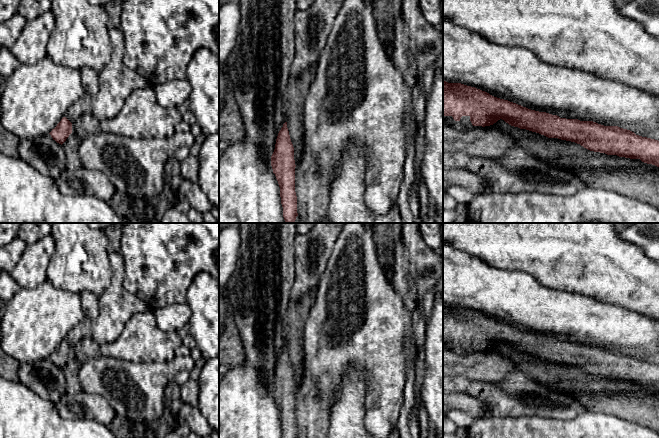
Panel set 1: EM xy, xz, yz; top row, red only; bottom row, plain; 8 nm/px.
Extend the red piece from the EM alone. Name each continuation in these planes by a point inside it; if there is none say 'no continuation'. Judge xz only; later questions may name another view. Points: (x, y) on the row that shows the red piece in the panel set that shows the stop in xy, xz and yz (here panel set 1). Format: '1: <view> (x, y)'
no continuation

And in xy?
no continuation

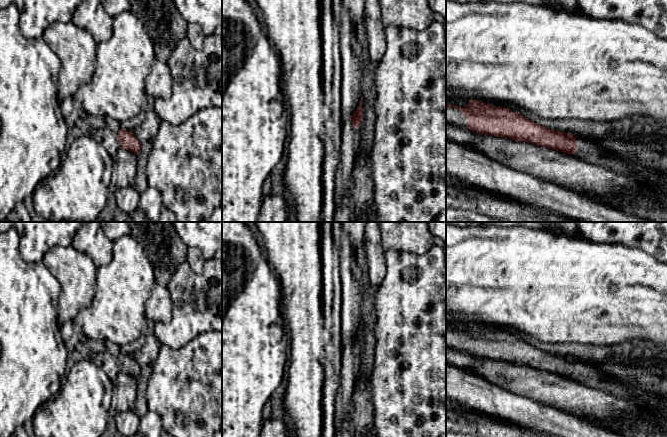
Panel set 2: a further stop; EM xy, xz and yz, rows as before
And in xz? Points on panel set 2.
1: xz (350, 137)

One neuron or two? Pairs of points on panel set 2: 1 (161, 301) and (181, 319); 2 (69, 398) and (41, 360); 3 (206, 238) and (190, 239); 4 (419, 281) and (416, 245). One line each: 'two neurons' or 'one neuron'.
1: two neurons
2: two neurons
3: one neuron
4: two neurons

